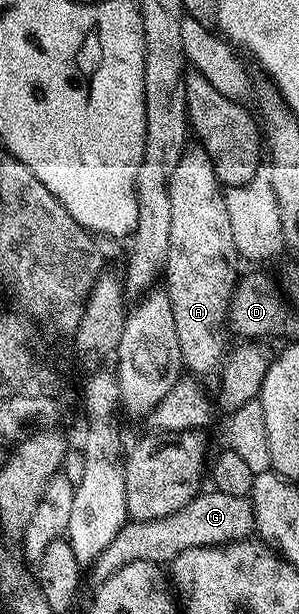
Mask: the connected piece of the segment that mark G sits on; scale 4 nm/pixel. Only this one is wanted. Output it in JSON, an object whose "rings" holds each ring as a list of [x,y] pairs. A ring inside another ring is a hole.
{"rings":[[[201,491],[190,499],[190,503],[174,511],[174,515],[150,521],[129,520],[90,566],[93,582],[99,583],[110,579],[110,575],[122,571],[122,567],[130,563],[149,561],[164,567],[182,551],[207,545],[230,545],[233,541],[251,538],[255,527],[254,507],[248,497]]]}

